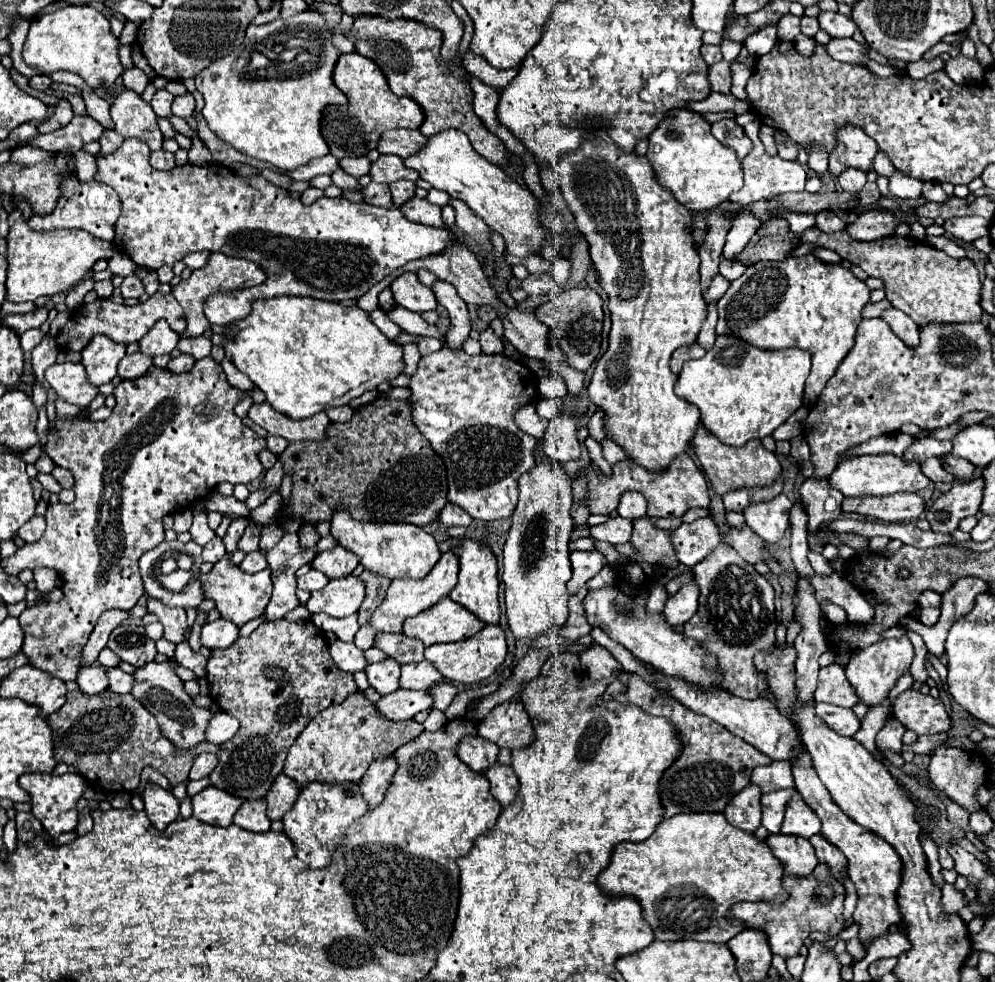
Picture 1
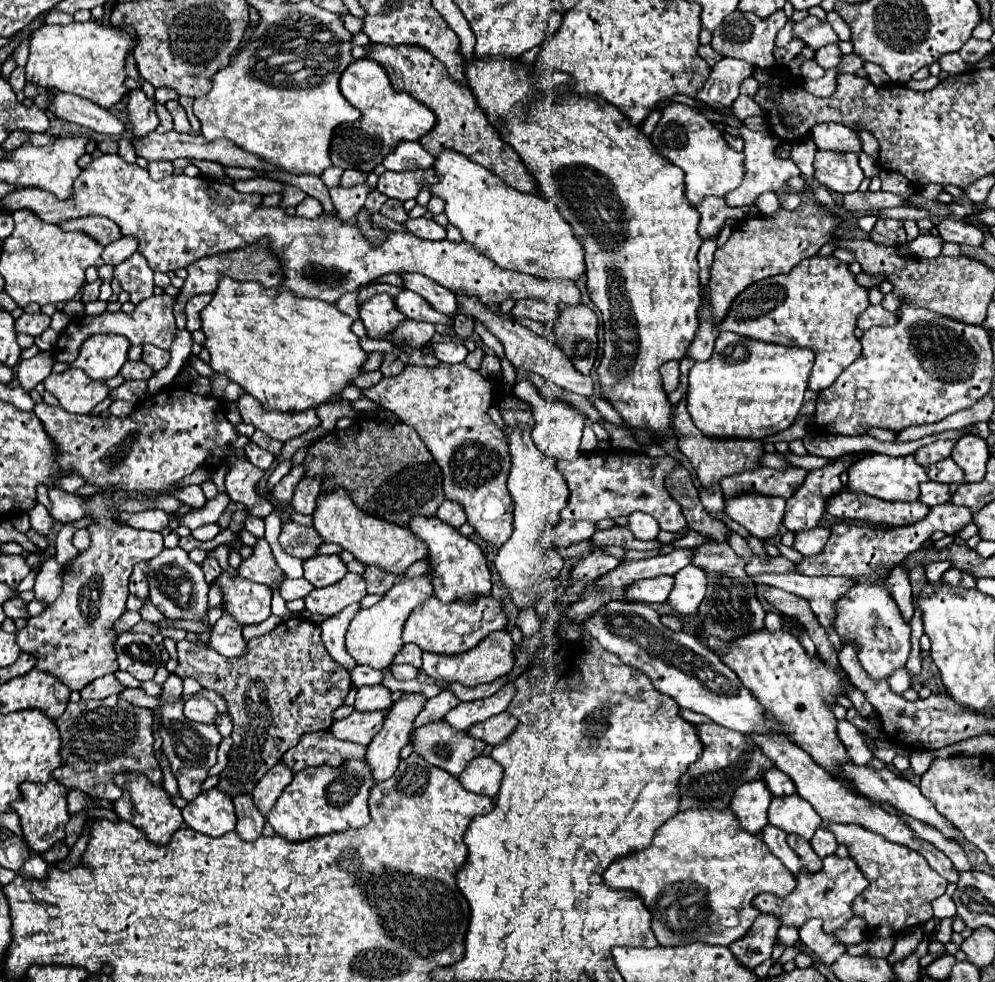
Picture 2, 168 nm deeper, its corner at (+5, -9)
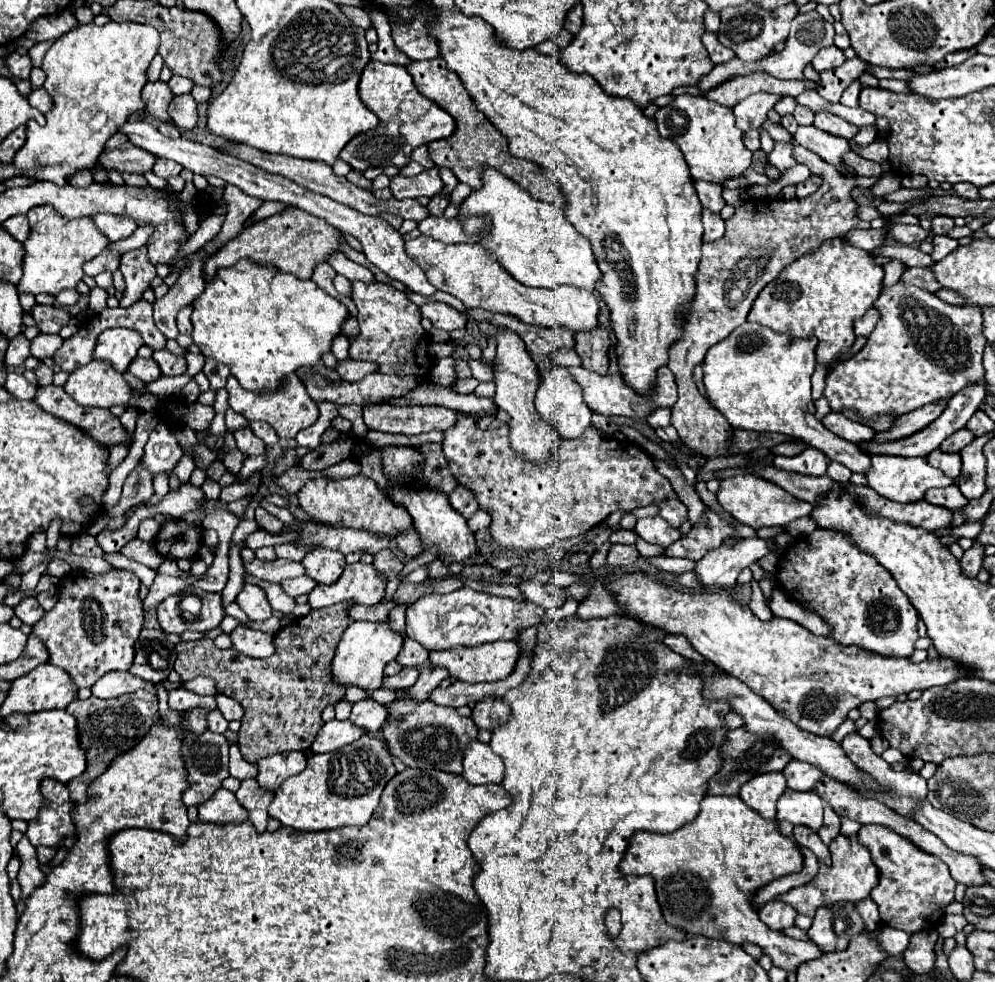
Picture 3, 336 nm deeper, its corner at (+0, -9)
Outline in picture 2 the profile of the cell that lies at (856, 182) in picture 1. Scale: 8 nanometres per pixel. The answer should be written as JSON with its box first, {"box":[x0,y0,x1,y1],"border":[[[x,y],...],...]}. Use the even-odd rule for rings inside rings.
{"box":[814,151,864,193],"border":[[[818,151],[814,169],[816,169],[816,179],[824,187],[836,193],[854,193],[864,179],[864,173],[858,165],[858,157],[854,157],[854,153],[838,157],[836,153]]]}

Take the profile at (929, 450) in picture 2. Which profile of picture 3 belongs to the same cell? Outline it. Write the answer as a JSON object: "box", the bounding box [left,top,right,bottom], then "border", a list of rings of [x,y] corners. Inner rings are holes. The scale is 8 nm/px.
{"box":[941,429,975,453],"border":[[[959,429],[959,431],[955,431],[951,437],[947,437],[947,441],[943,441],[943,445],[941,445],[941,449],[943,451],[947,451],[947,453],[959,453],[965,445],[969,445],[971,441],[975,439],[975,433],[971,433],[969,429]]]}

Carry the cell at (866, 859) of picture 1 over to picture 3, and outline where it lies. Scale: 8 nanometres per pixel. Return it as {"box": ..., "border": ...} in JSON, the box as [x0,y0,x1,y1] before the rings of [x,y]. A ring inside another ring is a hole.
{"box":[857,825,957,933],"border":[[[863,825],[857,835],[881,871],[881,881],[871,891],[871,899],[879,905],[881,921],[907,933],[917,933],[937,925],[939,913],[943,917],[945,907],[955,901],[953,891],[957,883],[951,877],[947,865],[939,857],[921,851],[917,845],[889,827]]]}

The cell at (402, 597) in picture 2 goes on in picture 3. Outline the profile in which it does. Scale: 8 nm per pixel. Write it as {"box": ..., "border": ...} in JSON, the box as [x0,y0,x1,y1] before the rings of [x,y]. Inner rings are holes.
{"box":[331,621,403,691],"border":[[[355,621],[351,623],[341,641],[337,645],[335,657],[331,661],[331,677],[335,683],[343,687],[361,687],[363,691],[375,691],[383,685],[383,669],[387,661],[393,661],[401,649],[403,637],[393,633],[385,623],[369,623],[369,621]]]}

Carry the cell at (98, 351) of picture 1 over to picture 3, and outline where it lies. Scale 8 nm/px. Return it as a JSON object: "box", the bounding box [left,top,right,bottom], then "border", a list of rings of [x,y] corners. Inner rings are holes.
{"box":[95,329,143,371],"border":[[[109,329],[99,335],[97,347],[95,347],[95,359],[111,361],[117,371],[127,371],[129,363],[137,357],[139,347],[143,345],[143,339],[133,329]]]}

